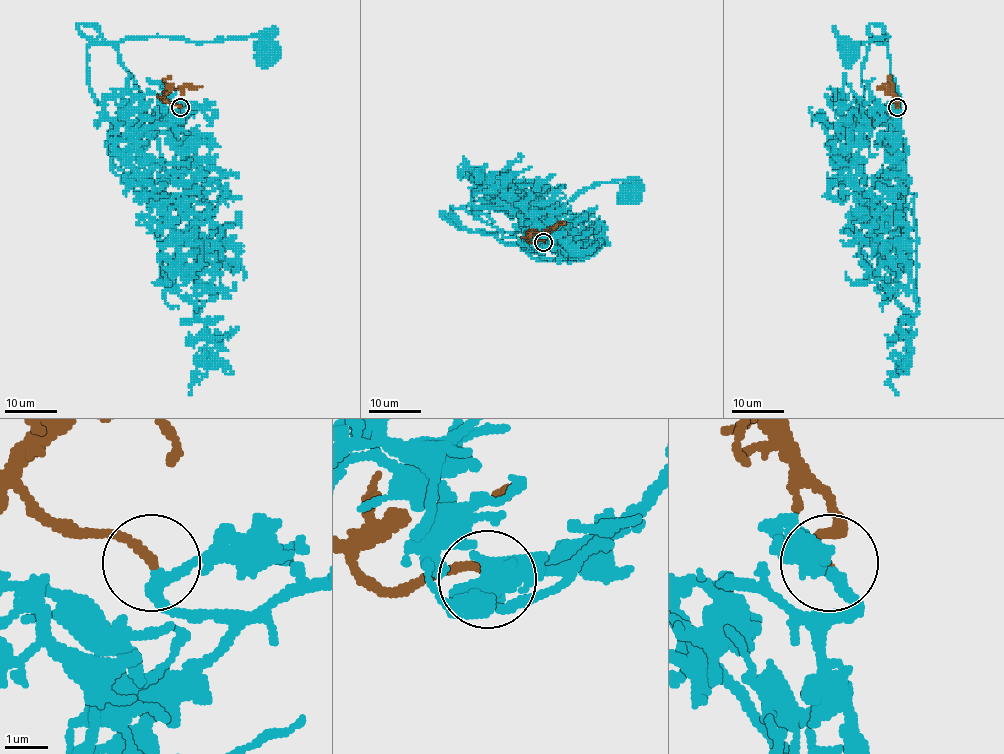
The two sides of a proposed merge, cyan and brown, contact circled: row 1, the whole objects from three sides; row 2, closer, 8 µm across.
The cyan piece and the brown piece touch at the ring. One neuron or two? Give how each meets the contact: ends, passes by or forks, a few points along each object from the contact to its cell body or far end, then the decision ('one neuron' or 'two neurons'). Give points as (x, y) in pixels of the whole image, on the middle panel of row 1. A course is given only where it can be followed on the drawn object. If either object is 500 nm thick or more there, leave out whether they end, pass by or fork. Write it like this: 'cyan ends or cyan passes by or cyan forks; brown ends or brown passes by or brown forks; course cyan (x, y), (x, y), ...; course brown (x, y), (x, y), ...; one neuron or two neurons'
cyan passes by; brown ends; course cyan (544, 242), (551, 241), (507, 238), (451, 207), (473, 231), (520, 233), (601, 183), (622, 180), (630, 193); course brown (544, 242), (532, 243), (528, 239), (536, 233), (548, 231), (565, 222); one neuron

